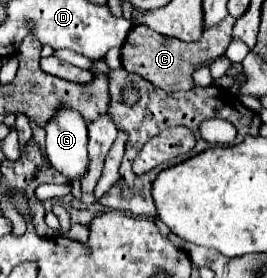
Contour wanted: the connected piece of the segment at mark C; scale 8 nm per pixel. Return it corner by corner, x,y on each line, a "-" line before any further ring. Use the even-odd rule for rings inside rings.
226,17
226,21
210,27
204,31
202,39
196,43
184,43
174,37
160,35
146,25
136,25
130,29
124,45
122,45
122,67
130,73
138,73
140,77
148,79
152,85
162,87
164,91
190,91
194,89
192,73
196,71
198,63
206,63
224,55
226,47
232,41
234,17

